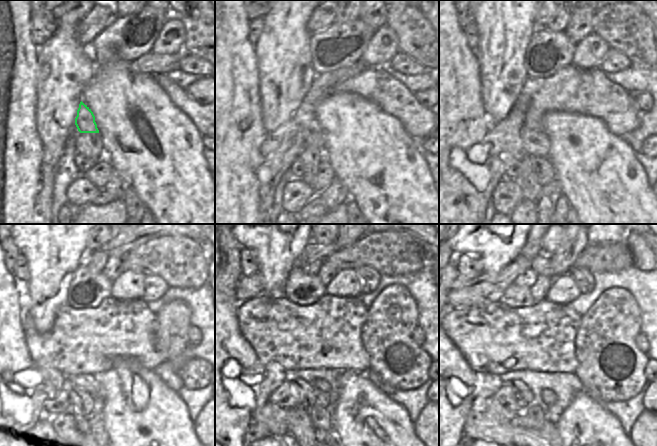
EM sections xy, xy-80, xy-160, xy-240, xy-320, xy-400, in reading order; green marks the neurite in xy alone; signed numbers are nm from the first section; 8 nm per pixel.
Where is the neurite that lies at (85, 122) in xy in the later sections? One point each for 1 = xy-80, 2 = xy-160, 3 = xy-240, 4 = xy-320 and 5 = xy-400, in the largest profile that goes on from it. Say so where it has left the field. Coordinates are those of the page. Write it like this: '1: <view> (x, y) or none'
1: xy-80 (315, 138)
2: xy-160 (536, 142)
3: xy-240 (94, 383)
4: xy-320 (320, 384)
5: xy-400 (548, 396)

